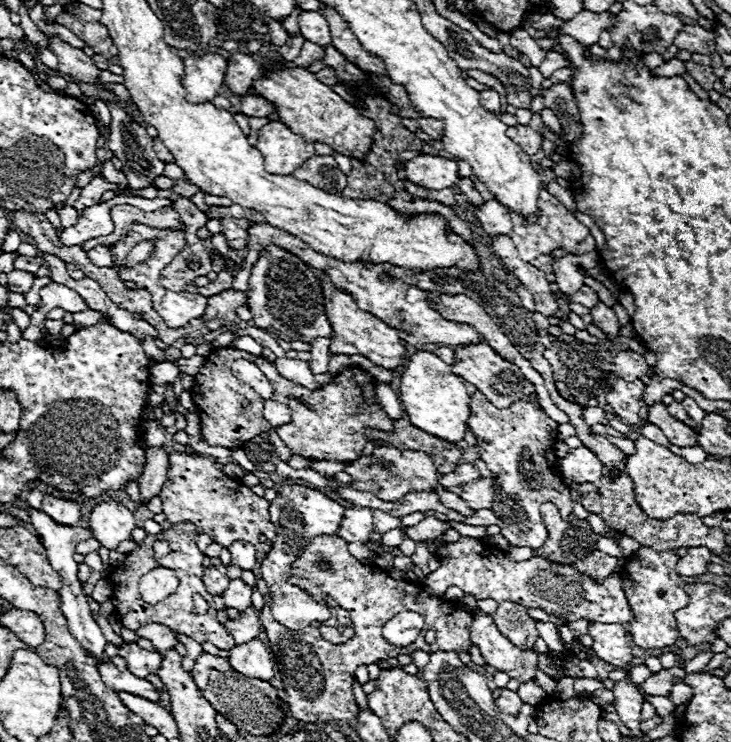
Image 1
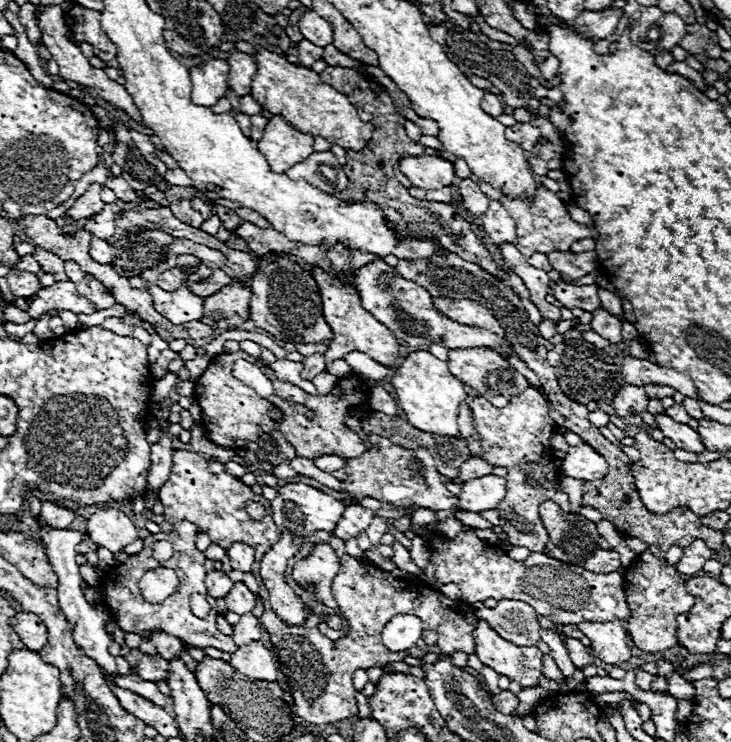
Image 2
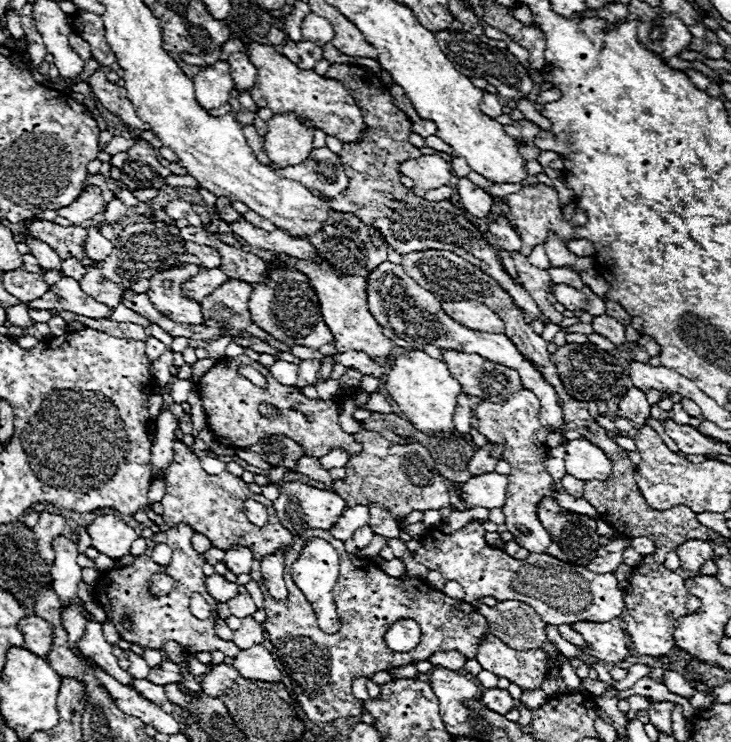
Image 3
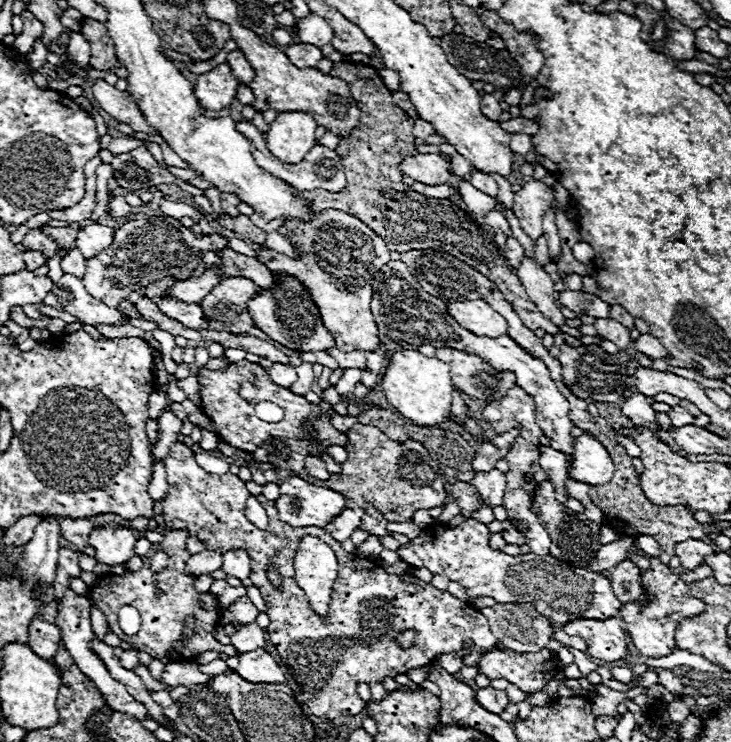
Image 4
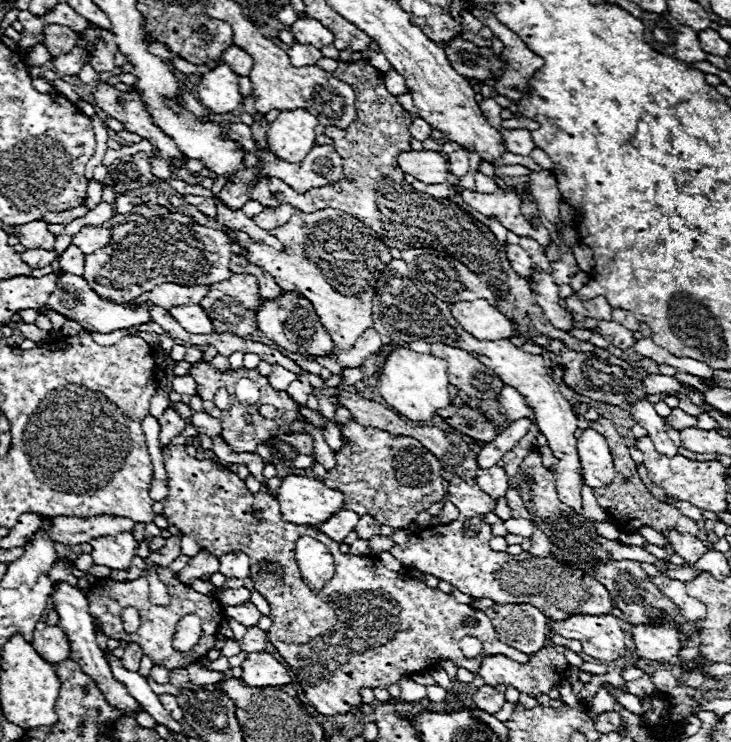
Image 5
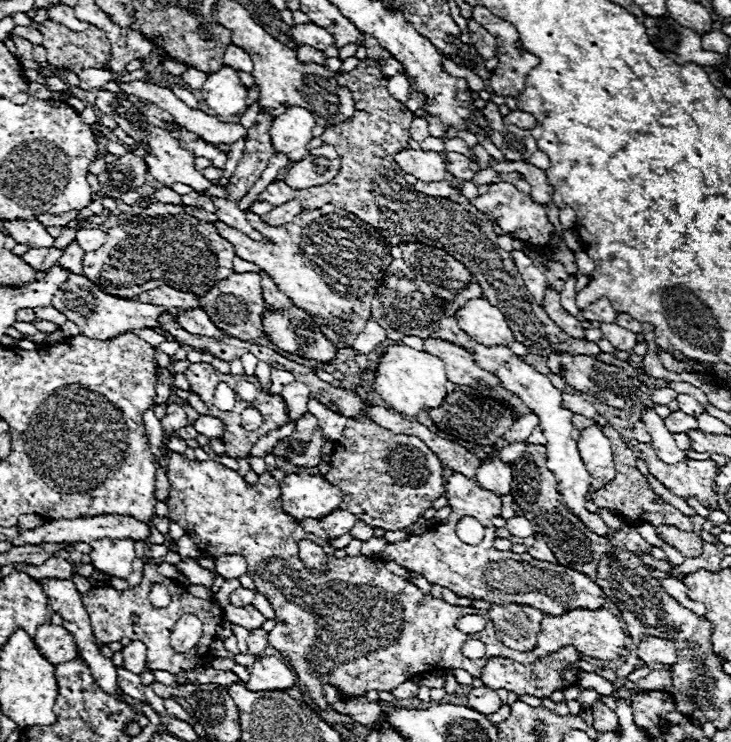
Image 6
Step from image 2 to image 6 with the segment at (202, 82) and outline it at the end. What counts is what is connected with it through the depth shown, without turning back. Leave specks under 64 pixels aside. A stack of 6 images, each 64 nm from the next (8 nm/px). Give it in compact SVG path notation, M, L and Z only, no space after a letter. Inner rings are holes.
M222 66L218 72L208 74L200 88L200 98L218 116L234 116L246 110L248 90L240 84L238 72L230 66Z

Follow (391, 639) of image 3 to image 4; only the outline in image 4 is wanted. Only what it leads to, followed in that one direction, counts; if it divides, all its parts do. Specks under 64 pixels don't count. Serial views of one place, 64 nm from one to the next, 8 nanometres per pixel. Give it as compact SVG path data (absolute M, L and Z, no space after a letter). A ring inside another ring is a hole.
M402 630L402 632L398 632L398 636L396 636L396 644L398 644L400 648L410 648L410 646L414 646L414 640L416 640L416 632L414 632L414 630Z

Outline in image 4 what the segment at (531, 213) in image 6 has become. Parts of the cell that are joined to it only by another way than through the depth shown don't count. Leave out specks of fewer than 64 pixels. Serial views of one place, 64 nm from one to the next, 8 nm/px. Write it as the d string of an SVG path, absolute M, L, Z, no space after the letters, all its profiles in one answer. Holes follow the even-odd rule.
M460 180L458 192L460 192L460 196L462 196L462 202L468 206L468 210L474 212L474 214L478 214L478 216L486 216L486 214L488 214L490 210L494 210L494 208L496 208L496 210L502 210L500 204L498 204L492 196L476 190L476 188L474 188L470 182L466 182L466 180ZM542 236L540 240L536 241L536 250L535 250L535 257L533 261L538 264L538 266L546 266L550 260L546 258L546 252L548 252L548 248L546 248L546 238Z

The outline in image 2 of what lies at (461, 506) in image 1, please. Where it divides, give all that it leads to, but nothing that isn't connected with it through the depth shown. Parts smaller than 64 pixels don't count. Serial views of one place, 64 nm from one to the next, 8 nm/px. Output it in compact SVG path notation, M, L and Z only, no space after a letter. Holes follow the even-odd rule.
M370 434L368 440L372 442L370 450L366 450L360 458L346 460L344 470L348 474L348 480L342 482L343 493L334 491L316 480L302 475L287 478L284 482L307 484L333 495L336 499L343 501L346 506L351 504L353 497L357 501L361 501L364 496L370 496L370 498L376 498L384 504L392 504L398 508L410 506L410 504L426 506L430 510L456 510L458 508L458 498L446 490L444 478L440 478L440 474L434 466L434 458L430 456L430 452L426 448L406 450L406 448L392 444L388 438L382 438L376 434Z

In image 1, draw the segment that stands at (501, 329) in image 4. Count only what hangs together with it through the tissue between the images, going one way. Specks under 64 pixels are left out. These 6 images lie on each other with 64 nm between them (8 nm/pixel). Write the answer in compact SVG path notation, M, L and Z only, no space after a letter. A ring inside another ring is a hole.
M426 292L426 300L428 300L430 308L434 308L438 314L446 316L446 320L454 320L454 322L462 322L462 324L470 324L470 326L478 328L478 334L482 334L482 336L484 336L484 342L488 342L492 348L496 348L496 350L498 350L498 352L500 352L506 360L510 360L510 362L516 364L520 370L522 370L522 374L524 374L524 376L526 376L526 378L534 384L536 394L540 399L540 405L544 412L558 424L569 423L568 415L558 409L552 402L544 385L542 376L534 370L530 362L522 357L518 350L516 350L516 348L508 342L508 338L502 334L502 330L498 328L498 324L494 324L494 320L486 314L486 310L484 310L484 308L482 308L476 300L468 298L466 294L456 294L456 296L450 296L450 294L442 294L442 292Z

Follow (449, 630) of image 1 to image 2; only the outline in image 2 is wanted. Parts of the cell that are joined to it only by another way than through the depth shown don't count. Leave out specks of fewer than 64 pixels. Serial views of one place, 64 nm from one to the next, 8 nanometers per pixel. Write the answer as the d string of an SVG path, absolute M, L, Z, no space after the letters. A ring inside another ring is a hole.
M316 532L314 536L308 538L308 552L314 544L326 542L336 550L336 556L340 560L338 574L332 582L332 596L334 596L340 612L344 612L346 620L350 622L350 634L338 642L328 640L318 632L318 625L321 622L321 604L317 604L316 596L312 588L300 586L298 582L290 582L290 586L304 598L304 604L310 616L304 626L286 626L282 620L276 618L274 610L268 604L268 590L260 580L258 566L254 568L254 576L260 584L260 598L264 600L264 614L260 616L264 630L270 634L270 644L272 652L276 656L276 662L280 666L280 672L288 678L288 686L294 696L294 712L310 722L310 724L330 724L338 722L344 718L358 716L358 706L354 698L354 686L352 686L352 676L358 668L370 668L370 666L386 666L390 662L400 662L404 656L414 656L420 658L428 652L442 652L442 654L452 654L452 652L466 652L472 654L474 648L474 638L472 630L478 622L474 612L464 612L460 610L462 606L468 606L460 600L450 600L444 594L432 590L426 582L422 580L402 580L394 578L390 572L380 570L374 564L364 564L344 550L344 540L338 540L330 532ZM396 614L414 614L422 620L424 630L436 630L438 632L438 642L428 646L424 642L418 642L412 652L392 652L382 644L380 632L382 628L396 616Z

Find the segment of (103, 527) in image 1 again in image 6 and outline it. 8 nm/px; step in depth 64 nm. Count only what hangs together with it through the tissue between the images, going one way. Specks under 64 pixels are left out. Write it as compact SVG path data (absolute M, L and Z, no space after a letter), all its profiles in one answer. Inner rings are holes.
M94 540L90 546L94 568L118 578L126 578L132 572L132 560L136 558L134 540Z

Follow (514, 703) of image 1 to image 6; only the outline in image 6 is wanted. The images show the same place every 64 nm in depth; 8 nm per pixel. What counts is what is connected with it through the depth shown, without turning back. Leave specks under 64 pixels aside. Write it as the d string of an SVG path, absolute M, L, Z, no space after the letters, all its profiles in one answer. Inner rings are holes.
M486 686L474 688L468 694L468 700L470 700L470 708L474 708L476 712L482 712L486 716L492 714L492 712L496 712L502 706L502 700L500 700L498 692L496 690L490 690Z

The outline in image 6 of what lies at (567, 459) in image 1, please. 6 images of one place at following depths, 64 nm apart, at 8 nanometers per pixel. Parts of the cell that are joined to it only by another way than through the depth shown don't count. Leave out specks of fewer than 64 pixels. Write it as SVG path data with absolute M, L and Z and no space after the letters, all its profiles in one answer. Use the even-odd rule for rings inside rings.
M598 426L584 428L578 438L578 450L582 454L582 462L594 480L606 484L614 478L614 456L610 450L610 440L602 434Z

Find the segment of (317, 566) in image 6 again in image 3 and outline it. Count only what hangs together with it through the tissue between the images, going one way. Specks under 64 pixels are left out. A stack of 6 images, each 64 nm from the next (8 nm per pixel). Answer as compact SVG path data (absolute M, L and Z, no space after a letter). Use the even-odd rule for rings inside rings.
M320 538L308 540L300 558L292 564L292 578L294 578L294 584L306 594L306 598L314 606L318 616L318 626L324 632L333 632L328 634L338 632L338 612L332 598L332 586L336 584L334 580L338 580L338 552L326 540L320 540Z

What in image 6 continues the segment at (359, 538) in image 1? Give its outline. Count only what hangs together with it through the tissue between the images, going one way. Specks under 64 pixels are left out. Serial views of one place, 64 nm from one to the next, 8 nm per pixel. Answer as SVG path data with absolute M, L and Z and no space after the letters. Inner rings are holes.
M334 510L332 514L320 518L320 526L330 532L330 538L340 538L342 534L348 534L352 530L352 526L356 524L356 520L358 518L352 516L350 512Z

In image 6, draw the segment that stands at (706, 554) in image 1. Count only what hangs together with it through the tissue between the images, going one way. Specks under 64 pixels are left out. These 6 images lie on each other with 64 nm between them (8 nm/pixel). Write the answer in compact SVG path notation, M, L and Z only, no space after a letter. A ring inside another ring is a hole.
M658 526L656 532L666 544L674 546L684 558L698 558L702 554L702 540L694 532L682 532L674 526Z

